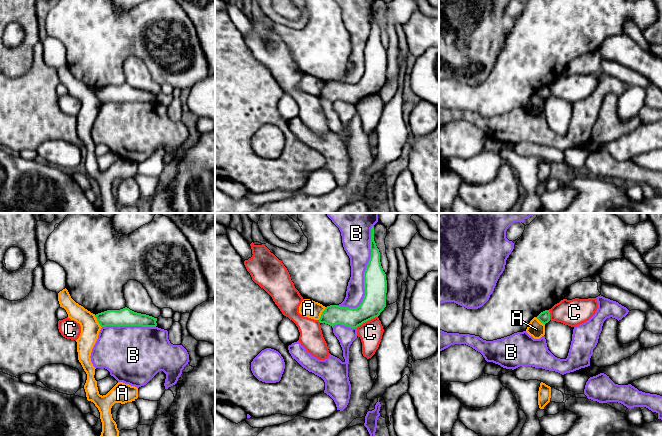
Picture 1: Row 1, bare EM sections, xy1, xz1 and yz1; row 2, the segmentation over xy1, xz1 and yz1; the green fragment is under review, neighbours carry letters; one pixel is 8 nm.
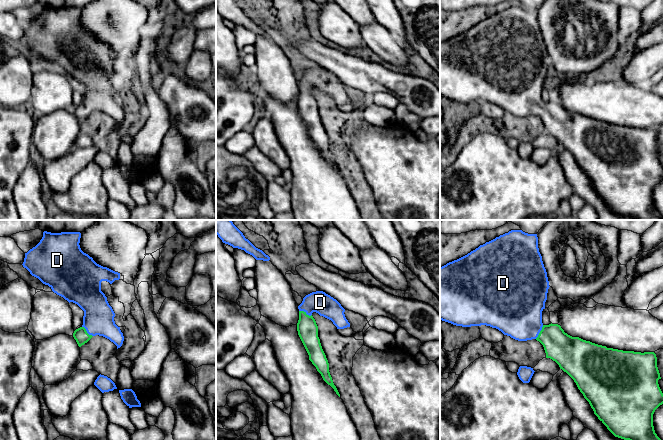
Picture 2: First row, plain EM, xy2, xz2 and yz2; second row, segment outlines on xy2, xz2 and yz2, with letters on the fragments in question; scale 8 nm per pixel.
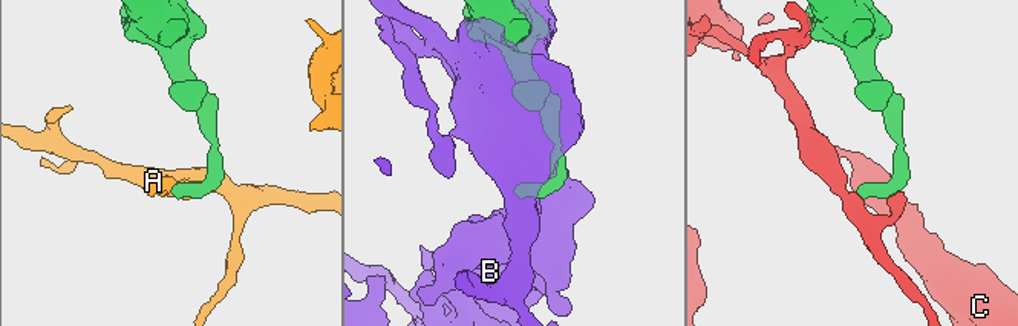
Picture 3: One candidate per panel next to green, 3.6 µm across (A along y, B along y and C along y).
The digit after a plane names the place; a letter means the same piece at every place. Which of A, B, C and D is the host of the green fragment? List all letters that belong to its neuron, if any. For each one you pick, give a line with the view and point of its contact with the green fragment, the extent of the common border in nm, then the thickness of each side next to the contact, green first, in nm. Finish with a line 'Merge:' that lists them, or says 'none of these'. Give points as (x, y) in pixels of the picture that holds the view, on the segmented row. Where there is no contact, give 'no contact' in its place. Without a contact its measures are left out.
D: xz2 (305, 313) | 110 nm | 160/170 nm
Merge: D

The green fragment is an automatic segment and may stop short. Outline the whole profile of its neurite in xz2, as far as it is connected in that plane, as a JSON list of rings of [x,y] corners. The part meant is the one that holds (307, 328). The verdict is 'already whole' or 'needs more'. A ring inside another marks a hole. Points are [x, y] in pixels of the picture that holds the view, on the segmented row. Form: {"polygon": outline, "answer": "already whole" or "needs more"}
{"polygon": [[[316,291],[306,295],[298,306],[299,320],[297,323],[298,335],[309,355],[309,360],[321,374],[323,380],[330,385],[336,394],[340,394],[333,383],[329,372],[329,363],[322,349],[318,337],[318,326],[312,316],[313,312],[318,313],[333,322],[337,329],[350,327],[345,317],[345,309],[341,304],[323,291]]], "answer": "needs more"}

